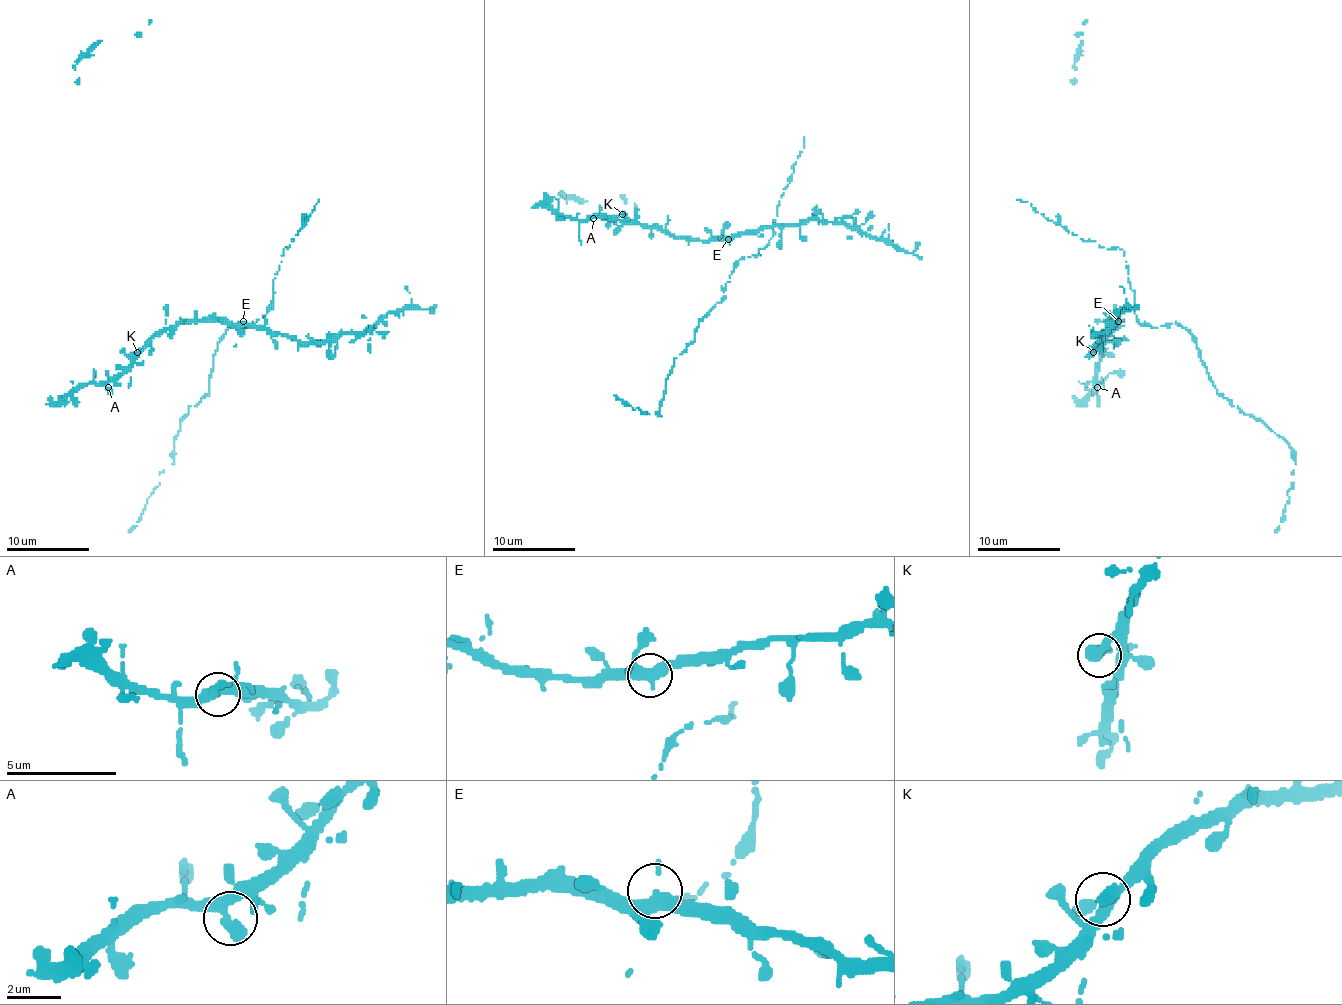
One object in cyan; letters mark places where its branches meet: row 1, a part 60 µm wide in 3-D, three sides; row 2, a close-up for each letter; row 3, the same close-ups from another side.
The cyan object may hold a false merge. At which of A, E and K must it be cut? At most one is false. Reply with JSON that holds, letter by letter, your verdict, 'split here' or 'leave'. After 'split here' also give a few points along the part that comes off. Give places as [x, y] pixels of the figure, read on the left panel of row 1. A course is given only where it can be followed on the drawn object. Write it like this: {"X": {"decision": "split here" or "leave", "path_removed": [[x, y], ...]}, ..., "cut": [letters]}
{"A": {"decision": "leave"}, "E": {"decision": "leave"}, "K": {"decision": "leave"}, "cut": []}

